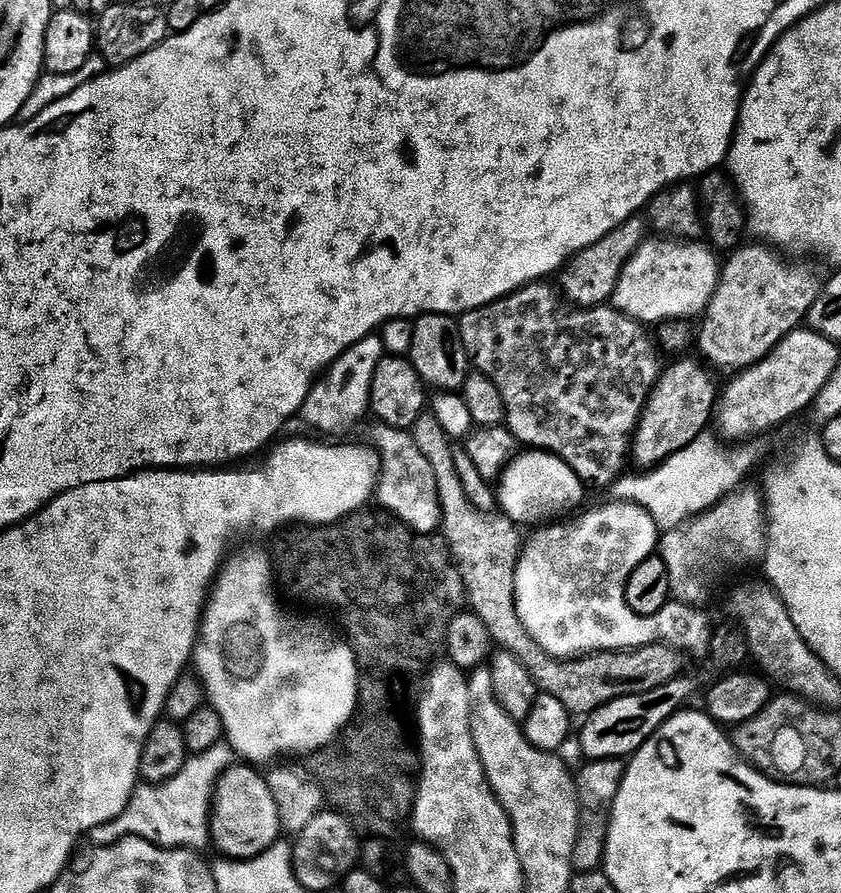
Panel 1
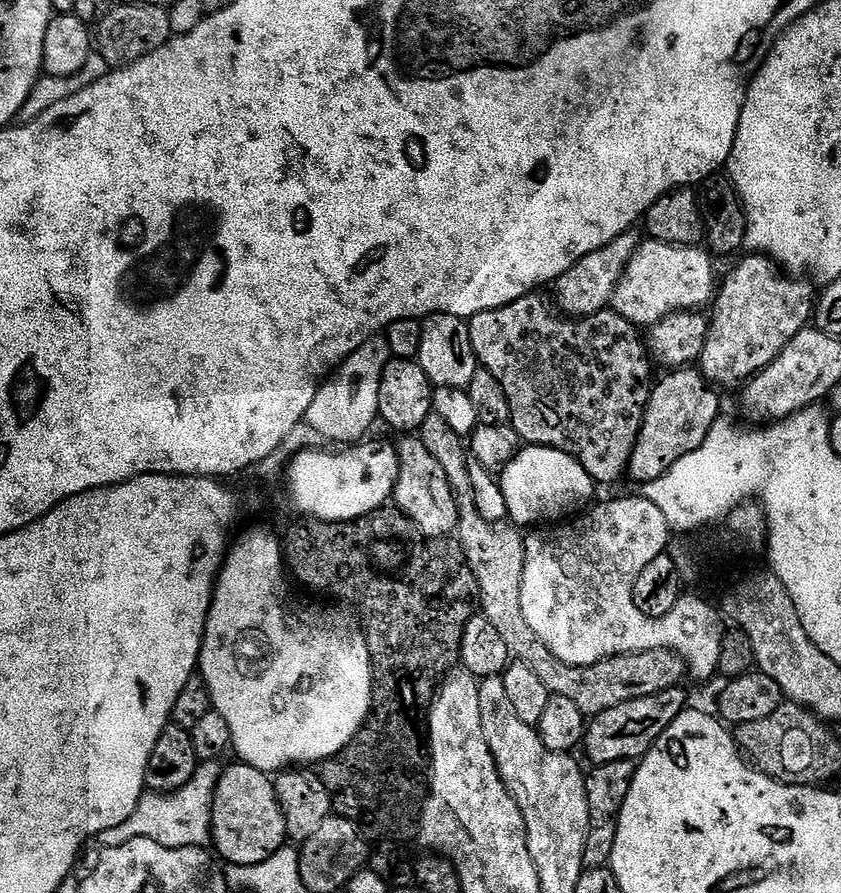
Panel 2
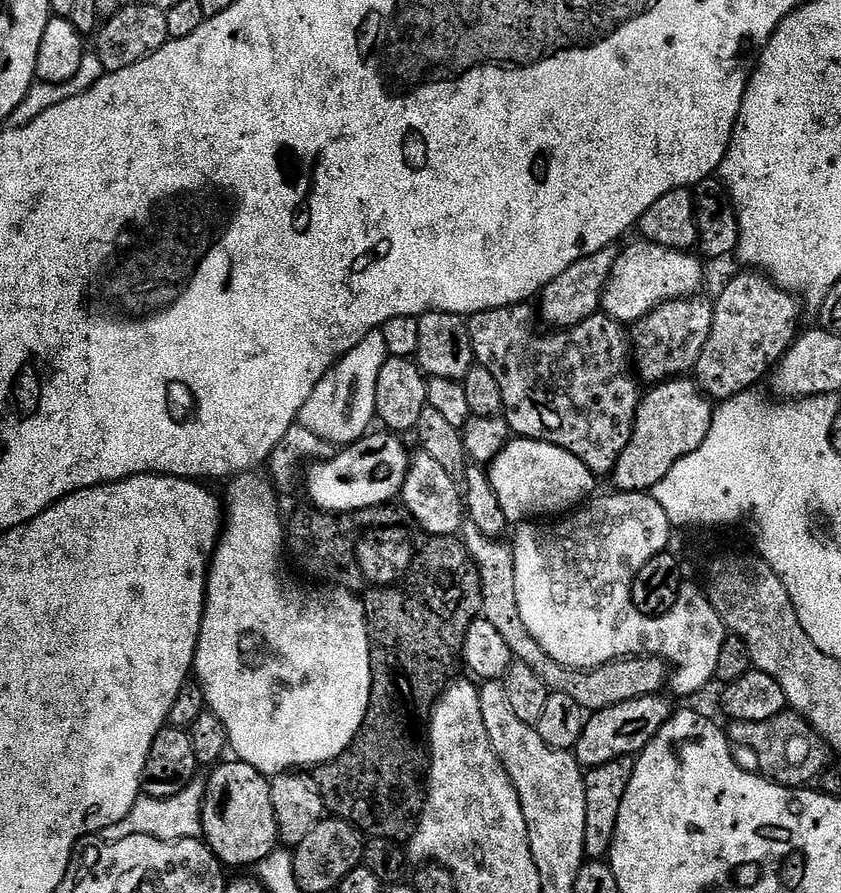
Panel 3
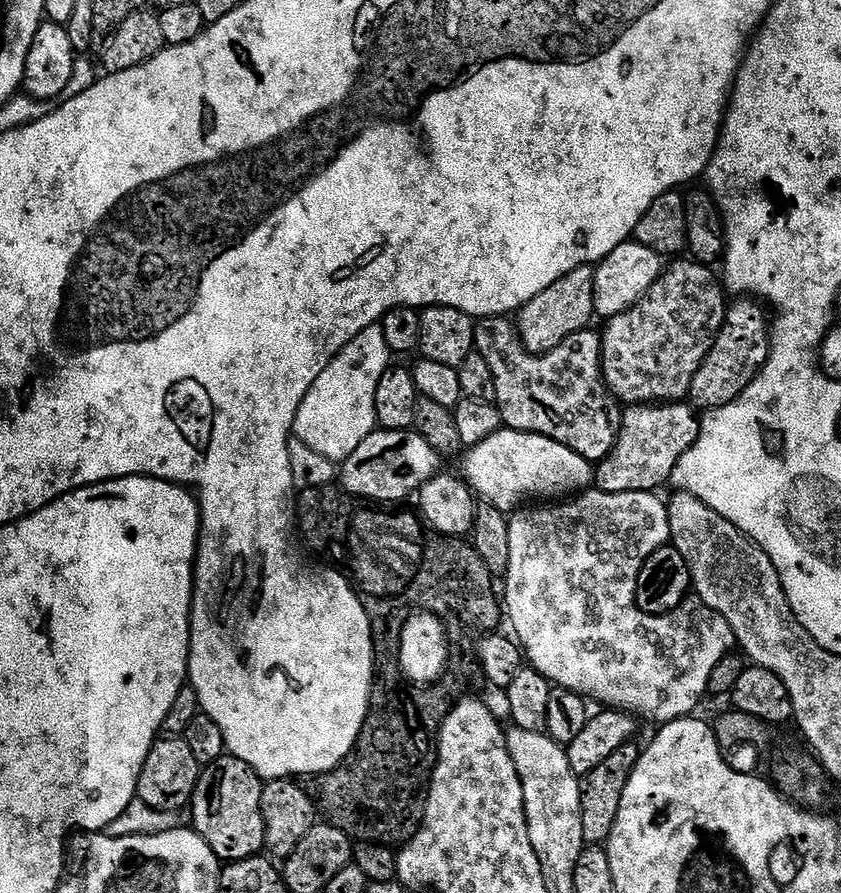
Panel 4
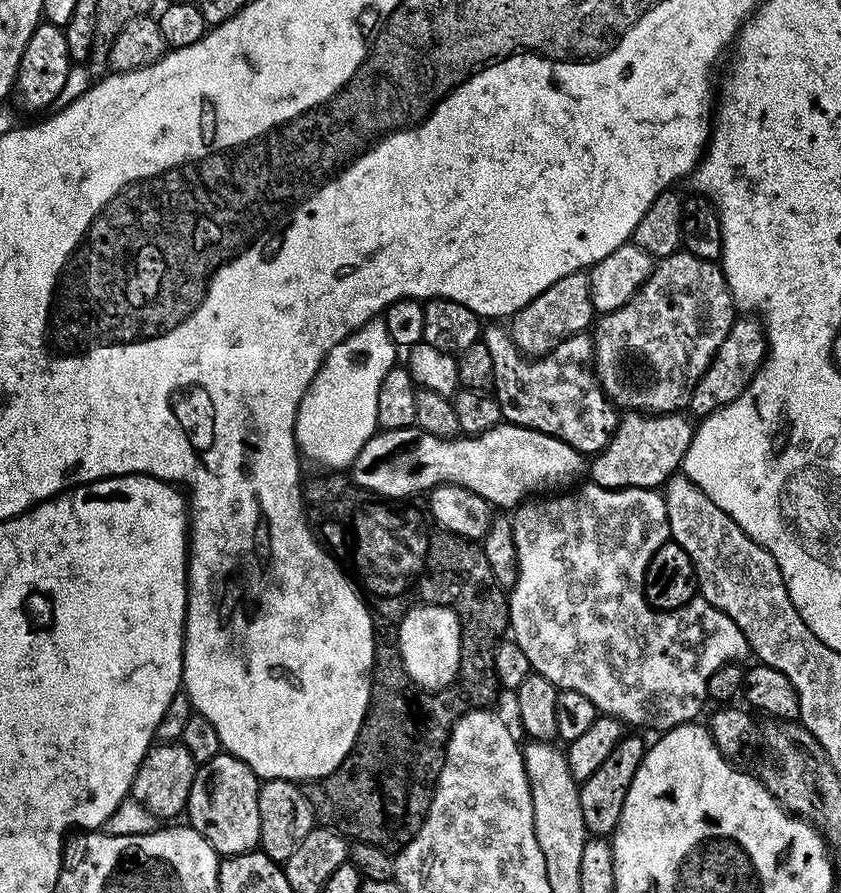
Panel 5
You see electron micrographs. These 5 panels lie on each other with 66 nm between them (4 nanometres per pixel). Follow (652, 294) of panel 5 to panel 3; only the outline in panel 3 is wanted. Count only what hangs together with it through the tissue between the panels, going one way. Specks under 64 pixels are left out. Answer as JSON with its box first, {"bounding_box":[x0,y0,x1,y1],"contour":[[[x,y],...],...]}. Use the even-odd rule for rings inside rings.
{"bounding_box":[630,298,713,386],"contour":[[[673,298],[657,305],[652,312],[636,321],[630,332],[630,352],[636,355],[636,368],[645,380],[645,385],[655,386],[667,380],[674,380],[691,373],[695,369],[698,358],[702,354],[702,346],[706,346],[706,338],[710,338],[712,325],[713,301],[692,300],[696,298]]]}

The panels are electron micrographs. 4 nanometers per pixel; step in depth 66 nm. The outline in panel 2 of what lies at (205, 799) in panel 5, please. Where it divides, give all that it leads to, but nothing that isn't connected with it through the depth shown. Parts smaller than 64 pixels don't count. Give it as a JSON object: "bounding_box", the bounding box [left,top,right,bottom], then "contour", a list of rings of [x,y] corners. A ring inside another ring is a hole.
{"bounding_box":[211,763,288,868],"contour":[[[235,763],[221,771],[212,794],[211,843],[216,844],[218,856],[220,851],[221,861],[229,860],[229,865],[237,868],[249,868],[258,862],[266,862],[266,858],[285,847],[288,831],[273,777],[249,764]]]}

